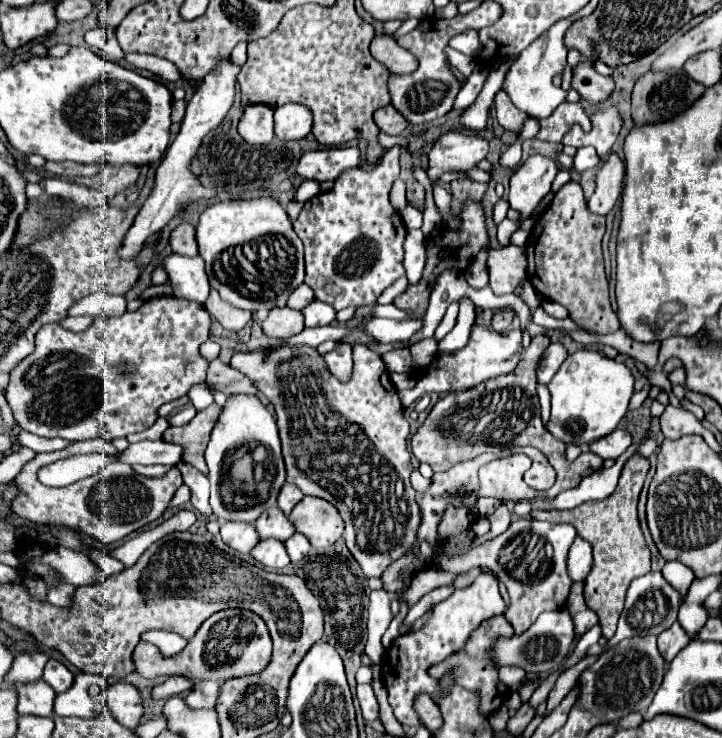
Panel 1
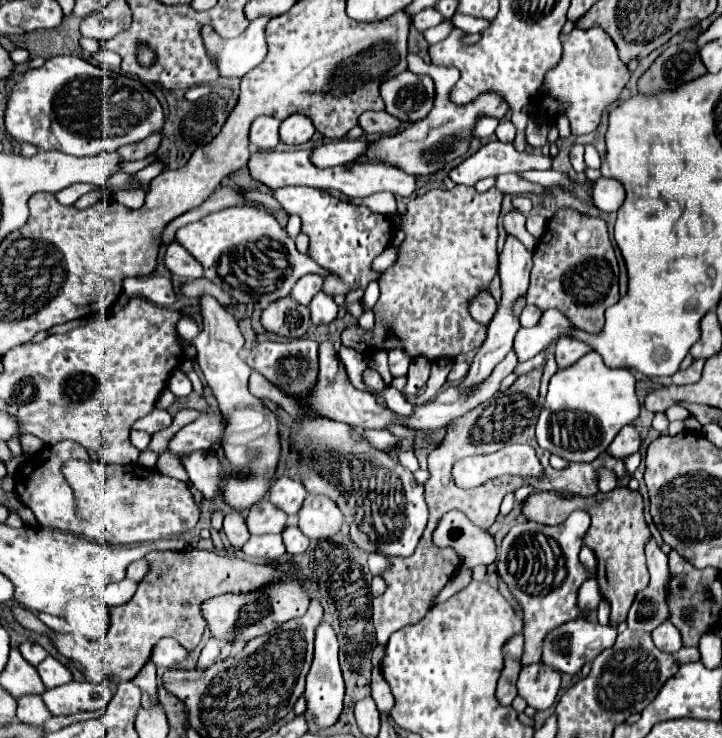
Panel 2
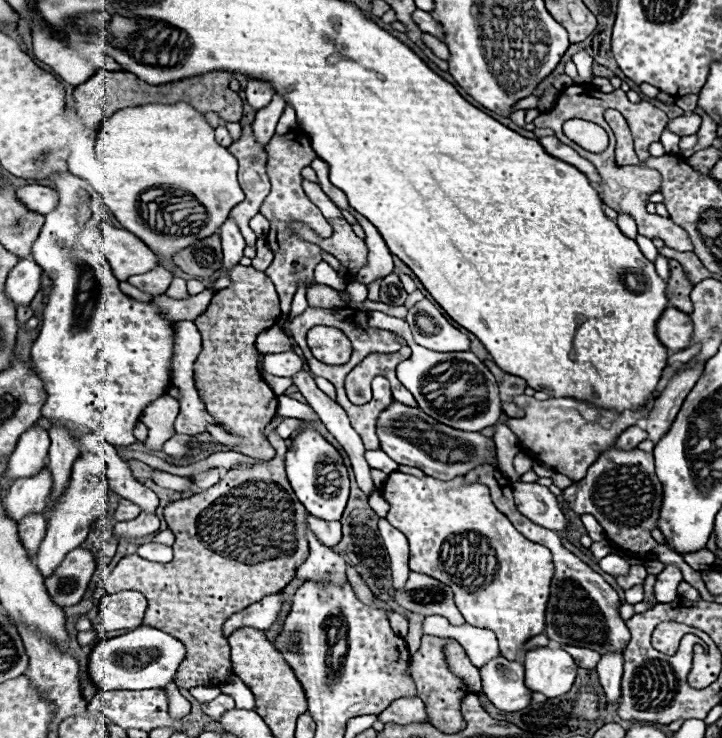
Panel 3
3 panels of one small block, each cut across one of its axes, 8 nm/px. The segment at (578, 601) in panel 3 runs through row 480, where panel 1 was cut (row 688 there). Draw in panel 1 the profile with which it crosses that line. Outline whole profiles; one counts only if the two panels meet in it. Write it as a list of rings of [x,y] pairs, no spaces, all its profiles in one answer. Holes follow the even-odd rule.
[[[500,616],[500,618],[490,618],[488,622],[482,622],[480,630],[476,630],[476,634],[472,634],[472,638],[468,640],[468,646],[460,652],[460,654],[452,654],[450,658],[446,658],[444,662],[432,666],[430,674],[432,678],[442,678],[446,674],[452,674],[454,682],[460,684],[462,688],[468,690],[480,690],[480,712],[484,716],[490,716],[500,704],[502,704],[502,694],[500,694],[500,678],[498,678],[498,666],[492,662],[492,648],[496,644],[498,638],[512,638],[514,630],[510,626],[510,622]]]

